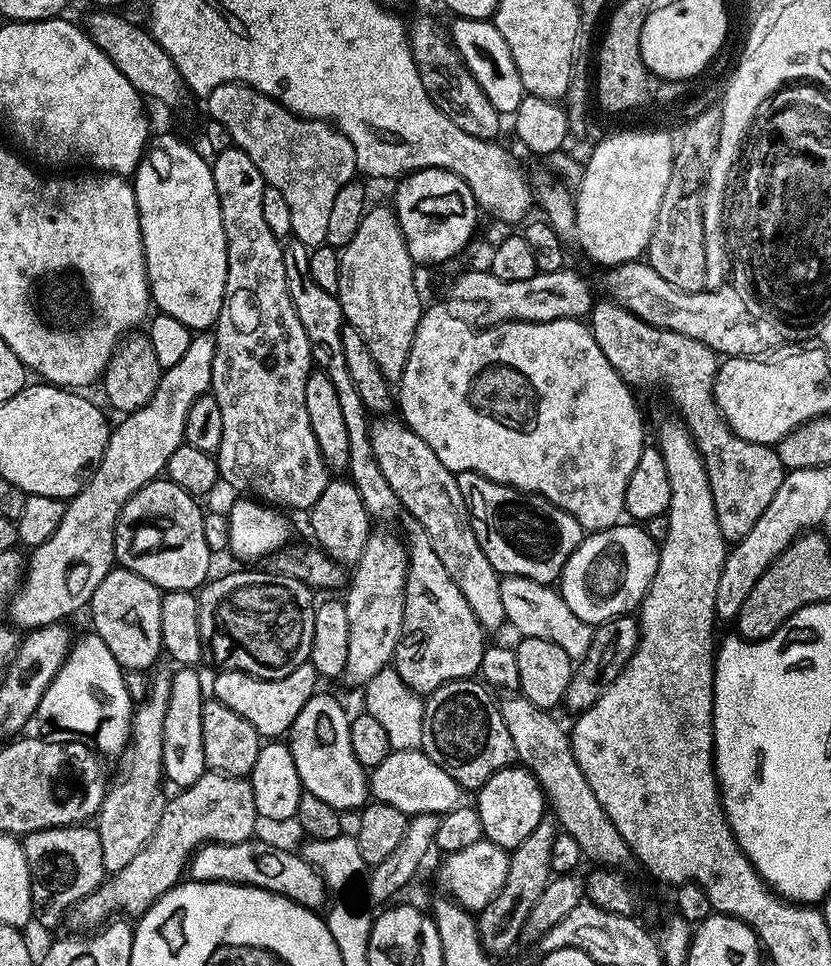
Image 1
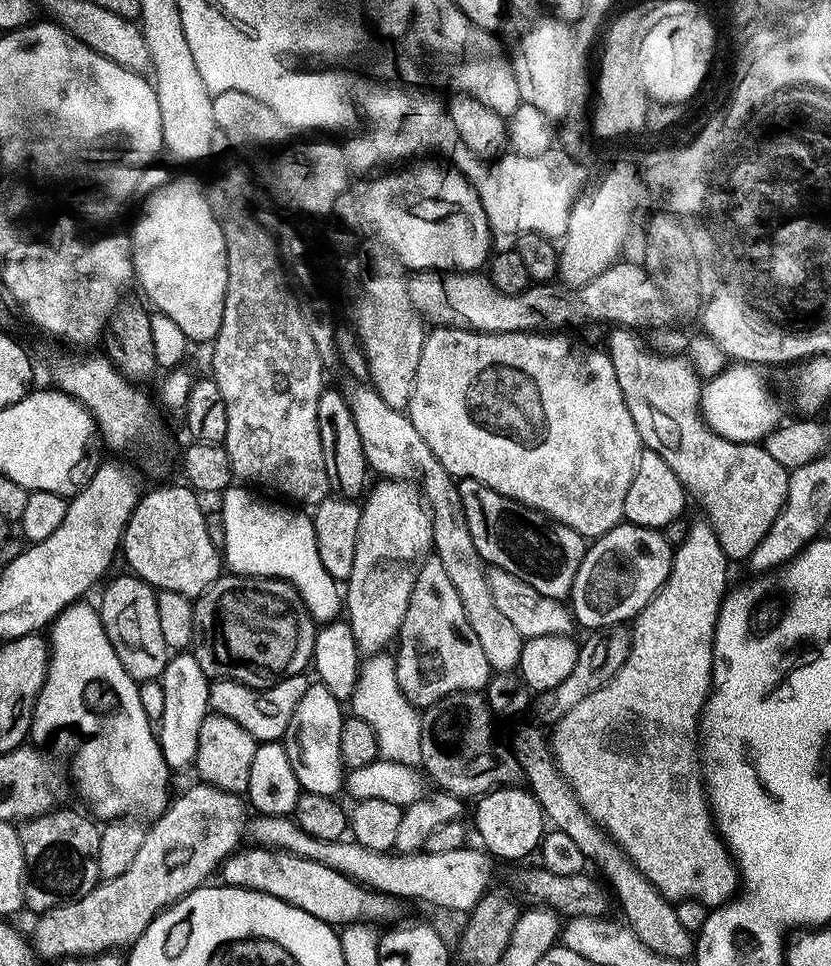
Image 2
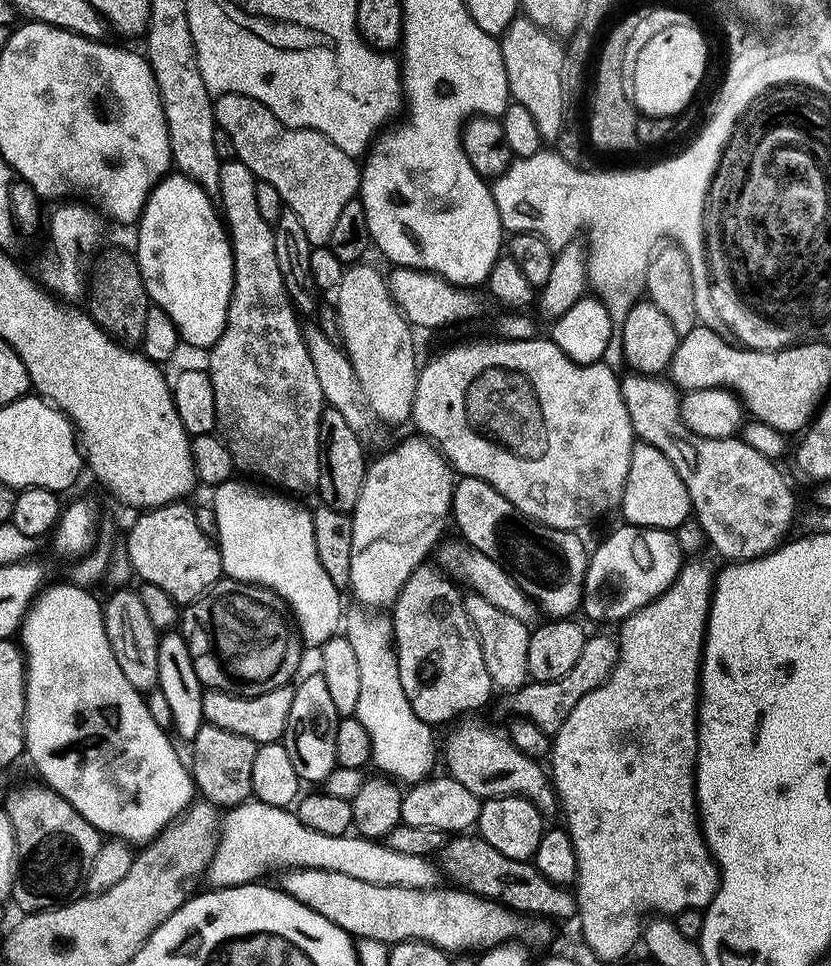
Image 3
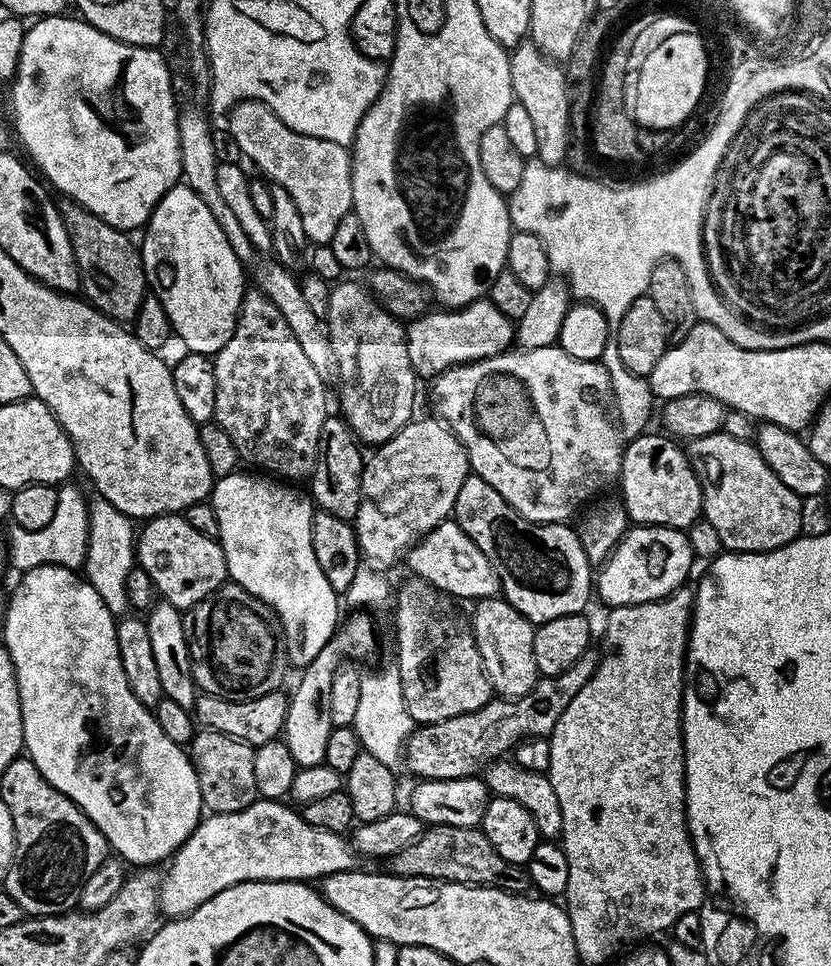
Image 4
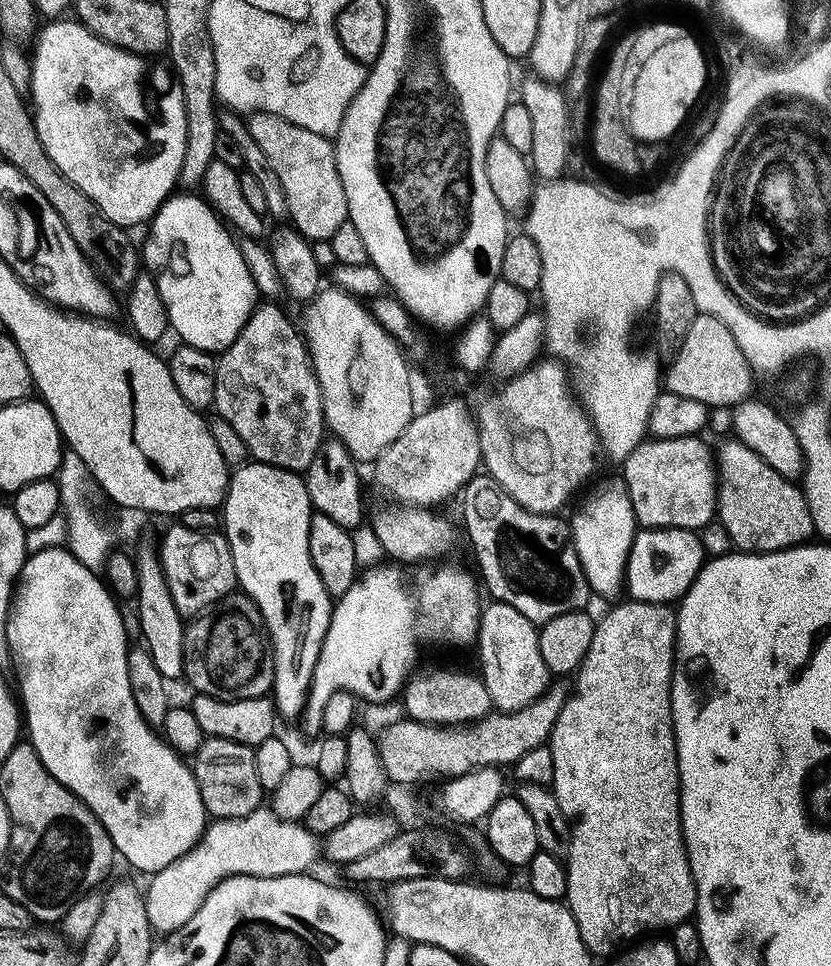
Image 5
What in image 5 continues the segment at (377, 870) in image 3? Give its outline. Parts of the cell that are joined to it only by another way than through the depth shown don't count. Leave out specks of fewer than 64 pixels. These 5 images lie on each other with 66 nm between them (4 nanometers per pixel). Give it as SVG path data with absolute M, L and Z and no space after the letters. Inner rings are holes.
M264 806L242 818L213 819L205 827L204 835L200 837L199 842L185 856L180 856L162 870L151 873L149 880L152 881L149 882L148 888L146 887L144 892L146 918L150 922L153 933L177 932L182 925L190 922L190 918L194 918L194 914L210 894L214 885L222 883L228 876L294 876L304 874L311 869L308 867L315 862L316 855L319 857L321 852L321 841L314 833L308 831L303 823L278 818L278 814L274 814Z

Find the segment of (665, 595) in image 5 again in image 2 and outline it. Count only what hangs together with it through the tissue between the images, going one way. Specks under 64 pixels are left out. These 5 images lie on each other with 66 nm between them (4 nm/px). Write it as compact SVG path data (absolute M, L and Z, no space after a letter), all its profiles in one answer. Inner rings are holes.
M621 522L610 529L606 534L595 537L591 541L594 550L590 554L584 554L582 562L578 566L578 574L572 583L570 593L570 609L575 623L588 630L608 630L613 626L623 625L623 620L631 621L636 613L650 602L650 598L666 582L666 578L672 569L673 545L664 539L663 531L655 528L643 528L637 524Z

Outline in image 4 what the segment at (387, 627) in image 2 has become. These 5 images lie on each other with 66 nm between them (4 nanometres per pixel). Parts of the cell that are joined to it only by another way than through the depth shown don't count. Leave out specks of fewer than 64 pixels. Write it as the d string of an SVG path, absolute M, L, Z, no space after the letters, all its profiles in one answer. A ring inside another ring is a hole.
M413 419L365 459L360 505L354 521L356 540L365 561L394 563L431 528L453 515L458 490L462 490L462 482L470 474L468 455L443 420L431 419Z

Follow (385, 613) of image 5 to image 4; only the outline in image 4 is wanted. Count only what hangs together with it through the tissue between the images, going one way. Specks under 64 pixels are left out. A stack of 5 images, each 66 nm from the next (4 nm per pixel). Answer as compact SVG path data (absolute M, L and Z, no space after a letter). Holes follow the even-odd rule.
M352 616L347 620L348 617L332 641L320 651L318 658L314 658L314 662L307 664L299 673L300 681L296 684L296 693L291 693L288 702L282 739L301 768L324 763L326 738L334 727L328 717L328 695L334 674L341 667L340 659L343 656L364 656L376 644L376 636L372 633L372 626L366 617Z

